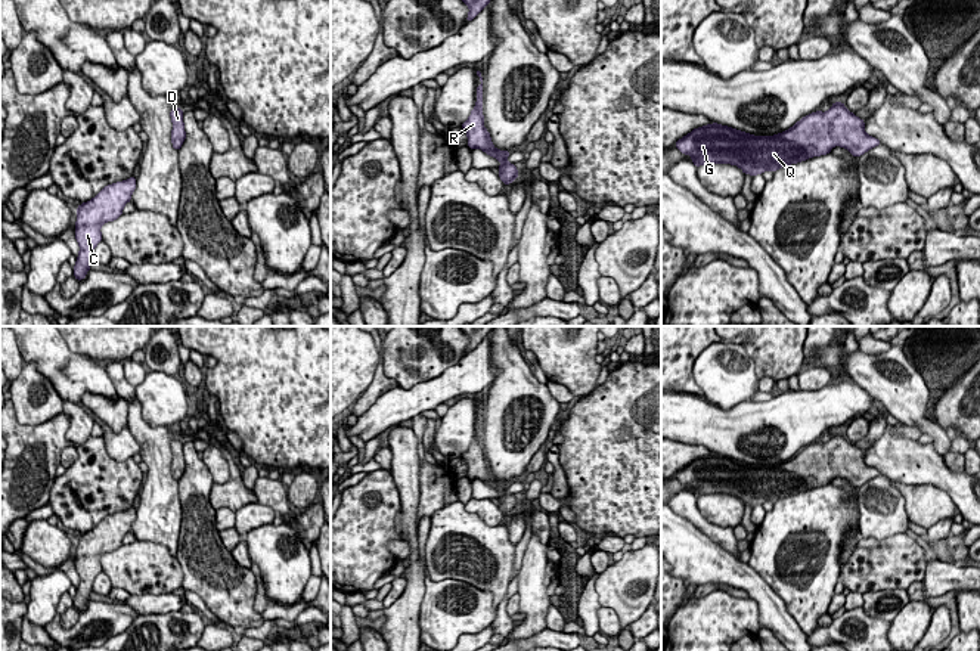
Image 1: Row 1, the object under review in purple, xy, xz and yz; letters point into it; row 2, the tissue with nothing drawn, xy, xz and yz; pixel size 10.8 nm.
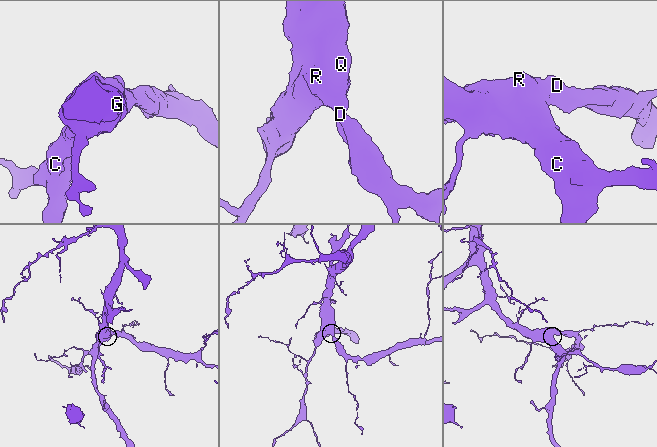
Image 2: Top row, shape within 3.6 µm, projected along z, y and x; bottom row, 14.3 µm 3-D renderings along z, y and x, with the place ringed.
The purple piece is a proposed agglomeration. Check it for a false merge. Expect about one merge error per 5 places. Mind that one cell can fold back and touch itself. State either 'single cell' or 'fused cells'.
single cell

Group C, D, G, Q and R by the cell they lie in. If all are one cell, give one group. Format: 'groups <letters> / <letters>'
groups C D G Q R

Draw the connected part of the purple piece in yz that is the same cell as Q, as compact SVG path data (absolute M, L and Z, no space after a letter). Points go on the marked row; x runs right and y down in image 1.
M834 102L827 112L812 112L791 128L773 136L754 136L717 123L694 128L676 143L695 167L732 164L754 177L766 170L827 155L834 146L846 148L859 158L881 142L865 133L865 121L843 102Z

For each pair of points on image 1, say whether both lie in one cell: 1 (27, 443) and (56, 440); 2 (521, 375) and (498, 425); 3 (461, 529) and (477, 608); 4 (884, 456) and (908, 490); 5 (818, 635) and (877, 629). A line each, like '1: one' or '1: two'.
1: one
2: one
3: two
4: two
5: one

